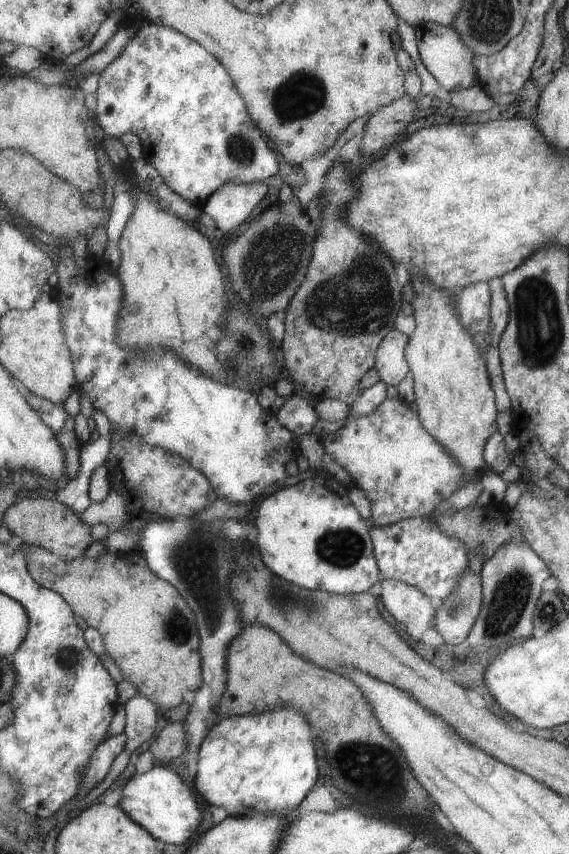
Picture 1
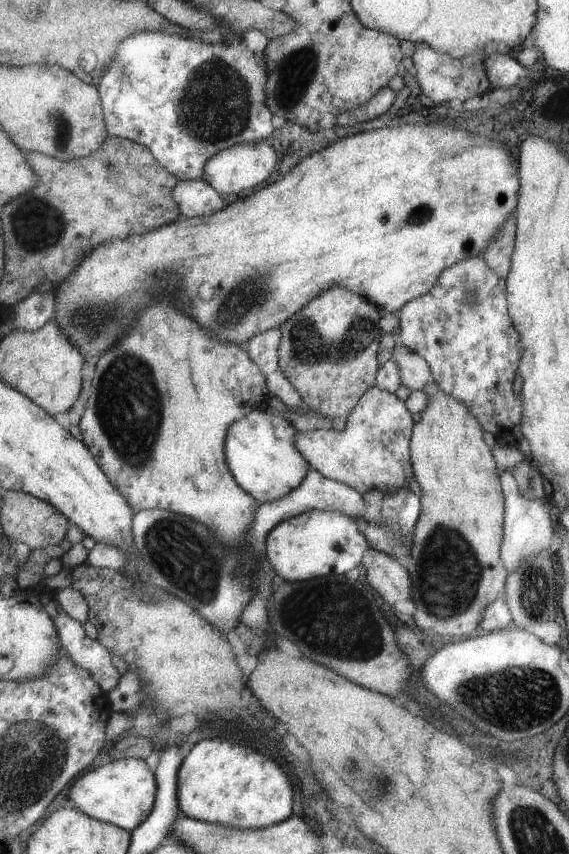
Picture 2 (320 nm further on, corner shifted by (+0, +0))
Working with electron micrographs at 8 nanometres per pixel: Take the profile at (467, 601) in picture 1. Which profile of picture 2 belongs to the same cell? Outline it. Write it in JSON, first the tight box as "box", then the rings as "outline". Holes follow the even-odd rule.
{"box":[406,380,507,638],"outline":[[[432,380],[424,386],[430,405],[423,411],[410,440],[414,476],[422,488],[422,513],[414,528],[414,545],[406,563],[412,578],[412,598],[417,610],[414,617],[421,629],[432,635],[469,638],[480,626],[488,606],[505,588],[507,567],[502,561],[506,494],[502,474],[484,437],[485,426],[459,398],[447,394]]]}

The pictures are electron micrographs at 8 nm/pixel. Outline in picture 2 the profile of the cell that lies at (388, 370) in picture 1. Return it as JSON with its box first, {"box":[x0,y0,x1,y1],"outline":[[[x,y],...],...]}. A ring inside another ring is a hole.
{"box":[394,346,434,391],"outline":[[[397,346],[394,350],[394,357],[399,370],[401,370],[403,385],[411,391],[423,391],[424,386],[434,380],[430,362],[411,350],[409,346]]]}

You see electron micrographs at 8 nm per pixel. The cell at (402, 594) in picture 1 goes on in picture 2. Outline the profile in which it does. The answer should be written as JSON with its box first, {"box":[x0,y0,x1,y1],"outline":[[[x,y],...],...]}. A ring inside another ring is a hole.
{"box":[367,548,412,604],"outline":[[[371,548],[372,565],[367,568],[367,580],[389,604],[412,598],[412,578],[406,565],[397,562],[389,553]]]}

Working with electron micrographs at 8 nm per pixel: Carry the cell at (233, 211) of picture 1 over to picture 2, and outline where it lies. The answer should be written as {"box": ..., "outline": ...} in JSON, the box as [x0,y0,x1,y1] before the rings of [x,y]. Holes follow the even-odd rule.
{"box":[203,138,277,197],"outline":[[[269,138],[269,140],[263,140],[263,142],[255,142],[255,144],[239,144],[239,146],[233,146],[233,148],[215,154],[207,162],[203,179],[209,186],[213,186],[219,194],[234,197],[239,192],[243,194],[257,184],[265,182],[271,176],[275,166],[277,166],[277,152],[273,148],[272,138]]]}

